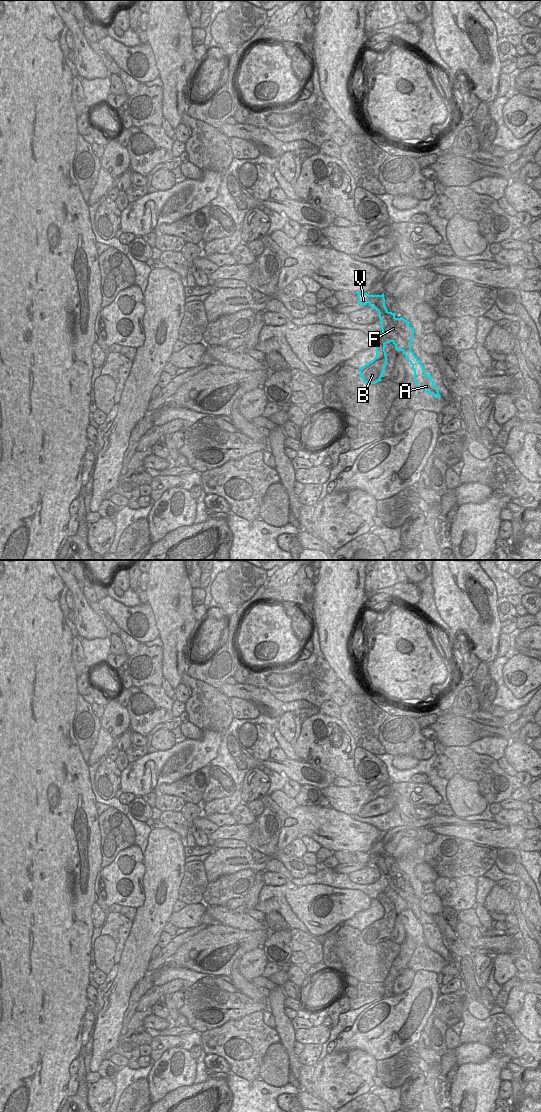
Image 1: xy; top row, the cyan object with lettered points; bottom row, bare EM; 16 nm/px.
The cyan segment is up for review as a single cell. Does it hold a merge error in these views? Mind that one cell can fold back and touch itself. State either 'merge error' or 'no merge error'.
merge error

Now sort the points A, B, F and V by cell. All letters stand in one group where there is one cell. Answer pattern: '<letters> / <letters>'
A F V / B

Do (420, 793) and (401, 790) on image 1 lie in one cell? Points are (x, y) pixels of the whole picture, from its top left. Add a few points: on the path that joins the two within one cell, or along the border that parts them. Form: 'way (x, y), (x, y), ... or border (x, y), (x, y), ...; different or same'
way (415, 790), (406, 790); same

